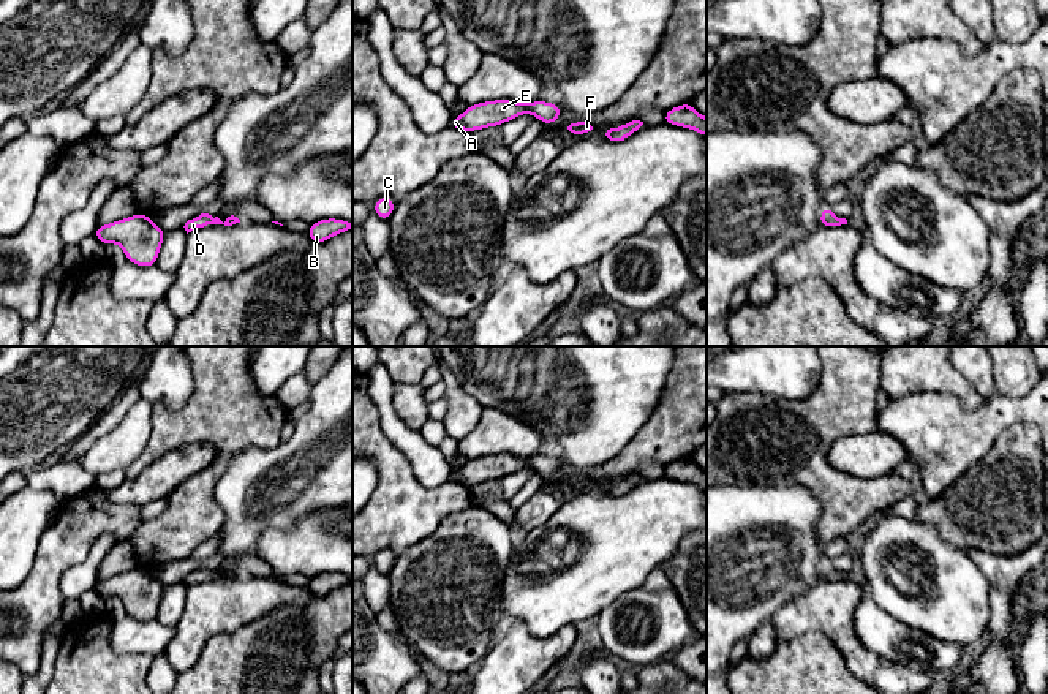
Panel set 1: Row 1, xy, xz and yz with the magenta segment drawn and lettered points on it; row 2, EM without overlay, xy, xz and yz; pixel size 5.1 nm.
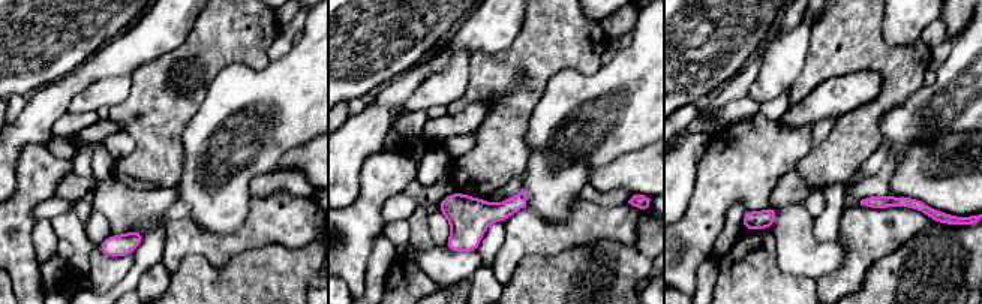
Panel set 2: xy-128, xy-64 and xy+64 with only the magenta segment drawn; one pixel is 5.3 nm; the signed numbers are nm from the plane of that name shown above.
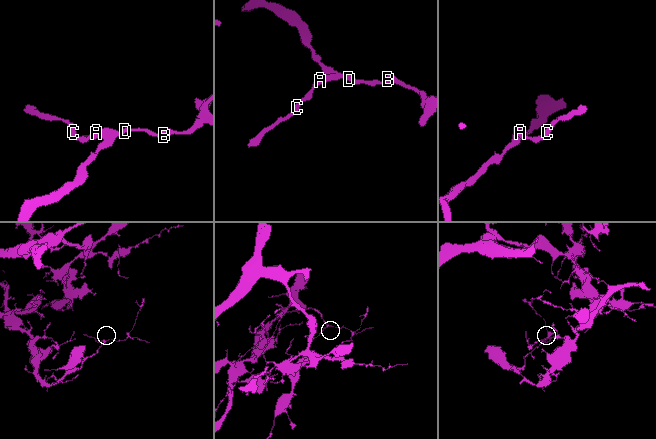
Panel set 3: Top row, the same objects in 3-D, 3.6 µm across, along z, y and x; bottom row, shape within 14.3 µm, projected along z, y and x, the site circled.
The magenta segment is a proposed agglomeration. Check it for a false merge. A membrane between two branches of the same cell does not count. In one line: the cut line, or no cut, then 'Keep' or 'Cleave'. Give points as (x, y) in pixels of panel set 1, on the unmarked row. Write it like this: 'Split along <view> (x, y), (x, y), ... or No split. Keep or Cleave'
No split. Keep

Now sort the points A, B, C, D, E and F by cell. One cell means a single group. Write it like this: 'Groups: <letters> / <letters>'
Groups: A B C D E F

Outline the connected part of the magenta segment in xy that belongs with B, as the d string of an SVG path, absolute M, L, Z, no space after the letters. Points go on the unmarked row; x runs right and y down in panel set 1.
M324 572L308 580L308 591L315 599L324 598L332 590L352 585L352 577L340 572Z

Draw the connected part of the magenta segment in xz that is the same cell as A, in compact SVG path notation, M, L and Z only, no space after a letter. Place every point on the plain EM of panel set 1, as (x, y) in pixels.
M492 454L468 460L460 471L452 471L450 482L463 487L477 485L488 481L499 481L504 476L514 474L522 468L533 468L544 479L550 479L561 473L558 457L533 455L517 457L512 454Z

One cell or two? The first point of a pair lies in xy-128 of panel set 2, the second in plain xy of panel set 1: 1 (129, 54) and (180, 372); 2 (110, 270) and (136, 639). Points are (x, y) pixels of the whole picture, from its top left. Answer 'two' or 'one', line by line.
1: one
2: one

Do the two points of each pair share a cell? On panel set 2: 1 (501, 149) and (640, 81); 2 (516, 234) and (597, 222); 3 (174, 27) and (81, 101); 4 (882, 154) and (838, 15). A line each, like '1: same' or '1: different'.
1: different
2: same
3: different
4: different

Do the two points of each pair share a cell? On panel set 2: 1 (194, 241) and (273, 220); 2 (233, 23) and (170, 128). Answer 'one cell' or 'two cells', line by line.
1: one cell
2: one cell

